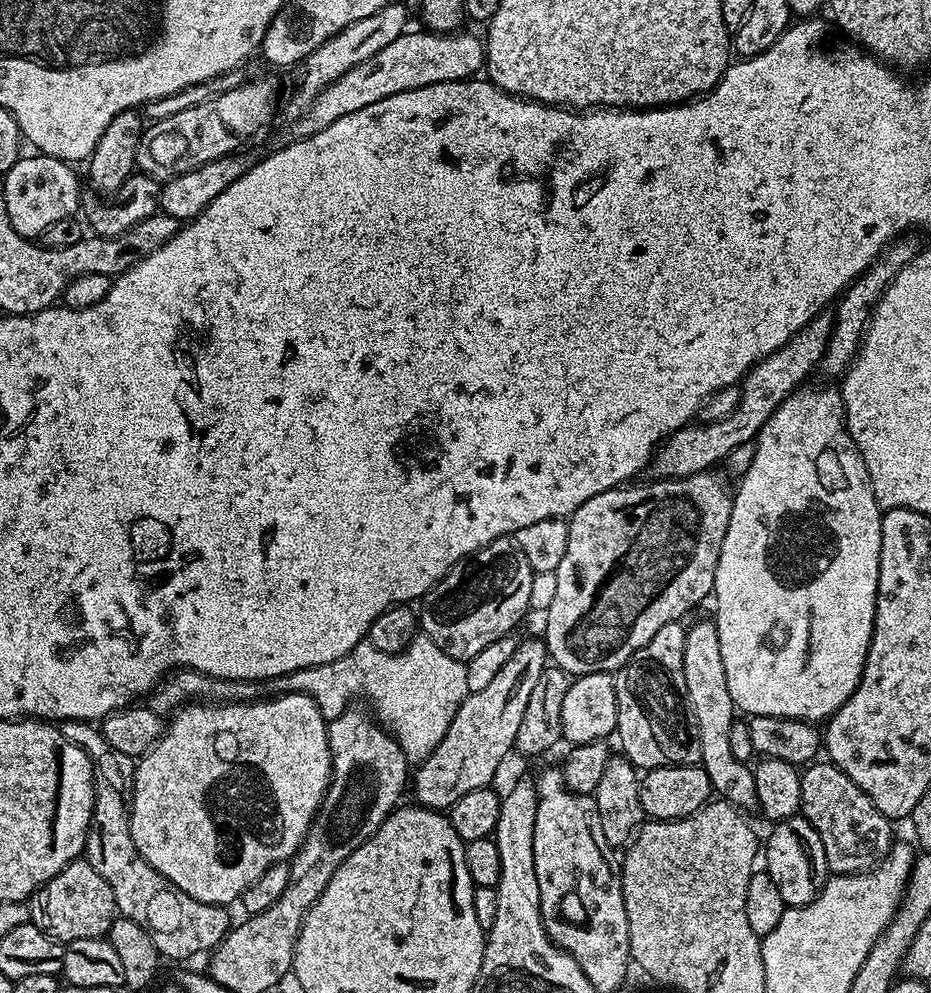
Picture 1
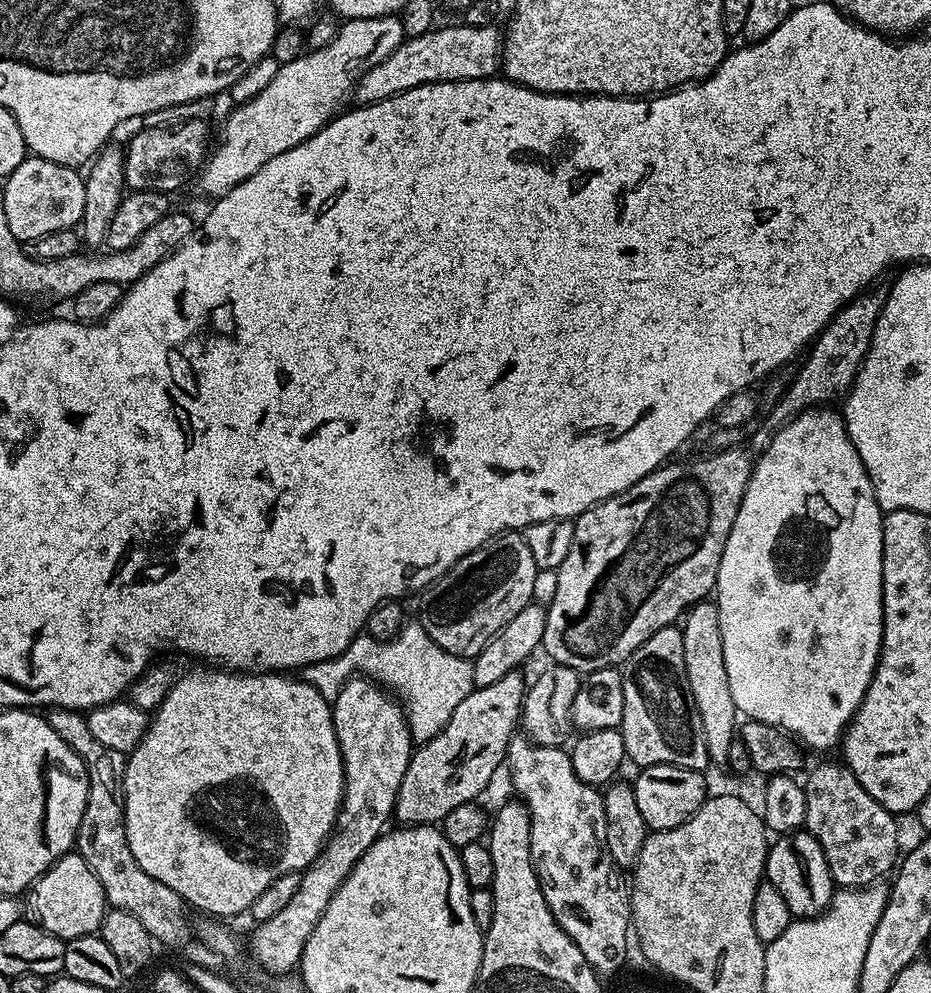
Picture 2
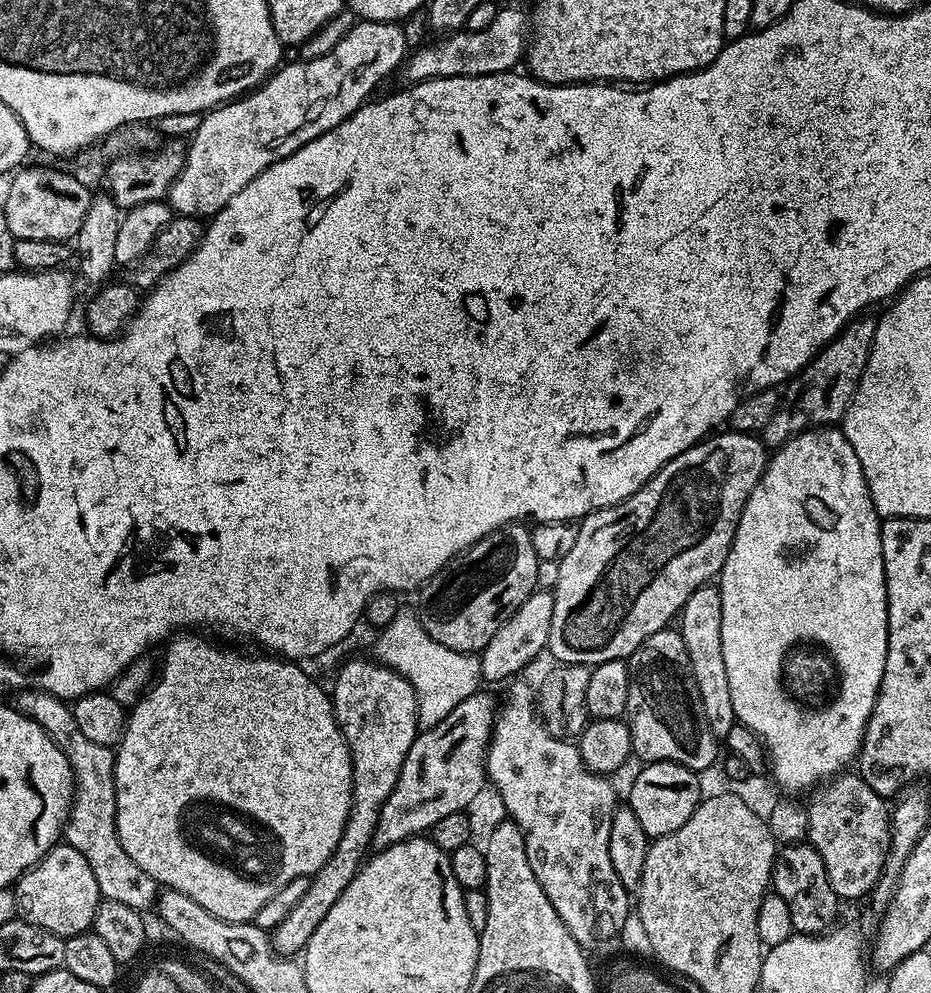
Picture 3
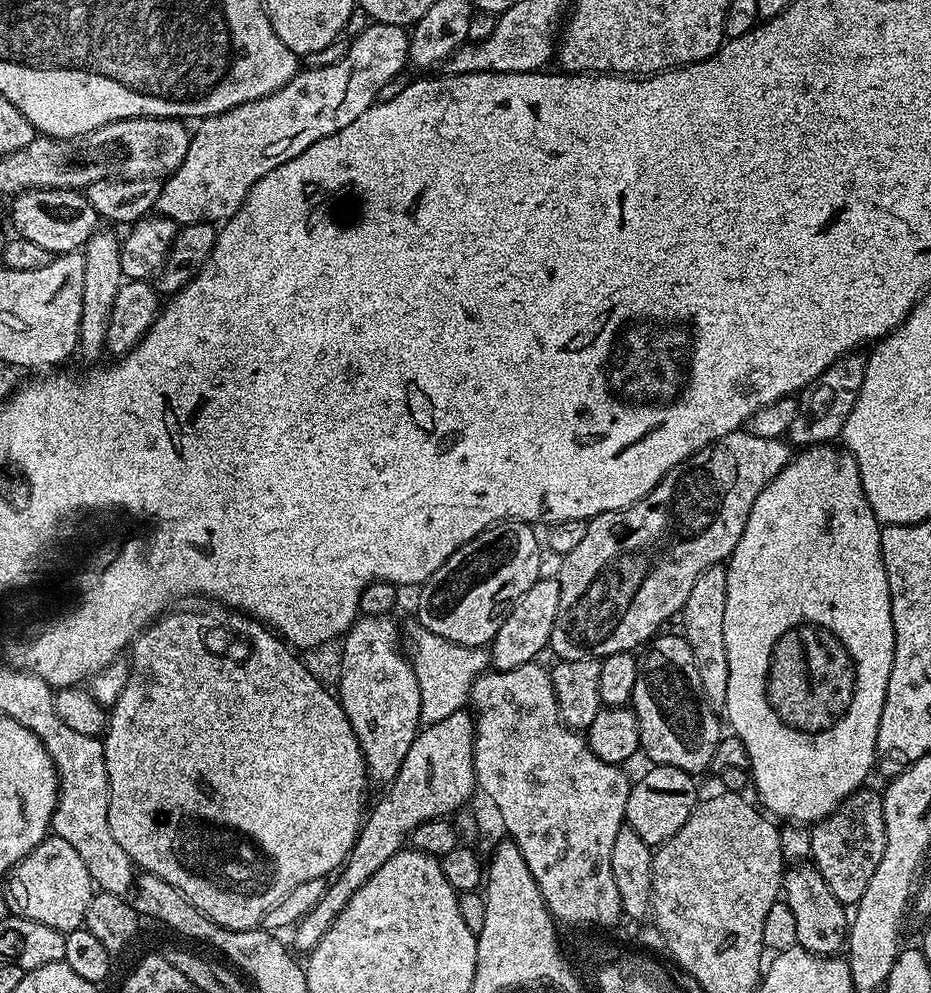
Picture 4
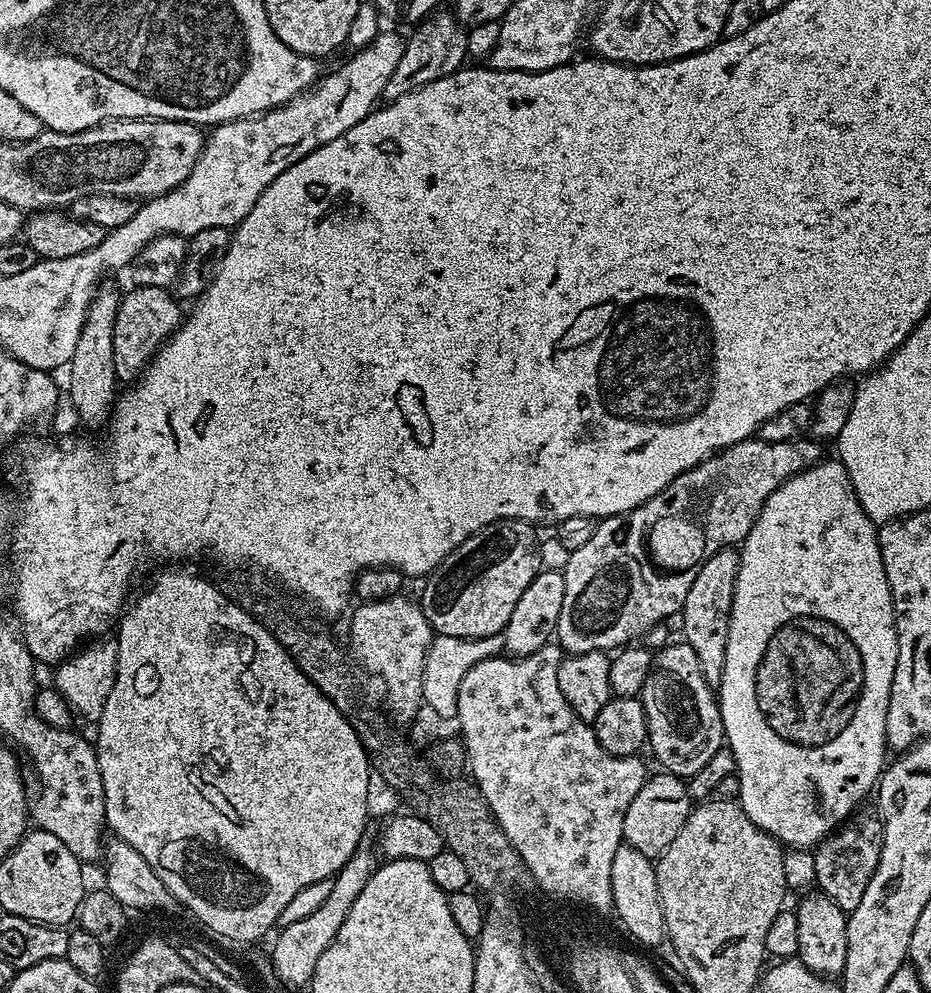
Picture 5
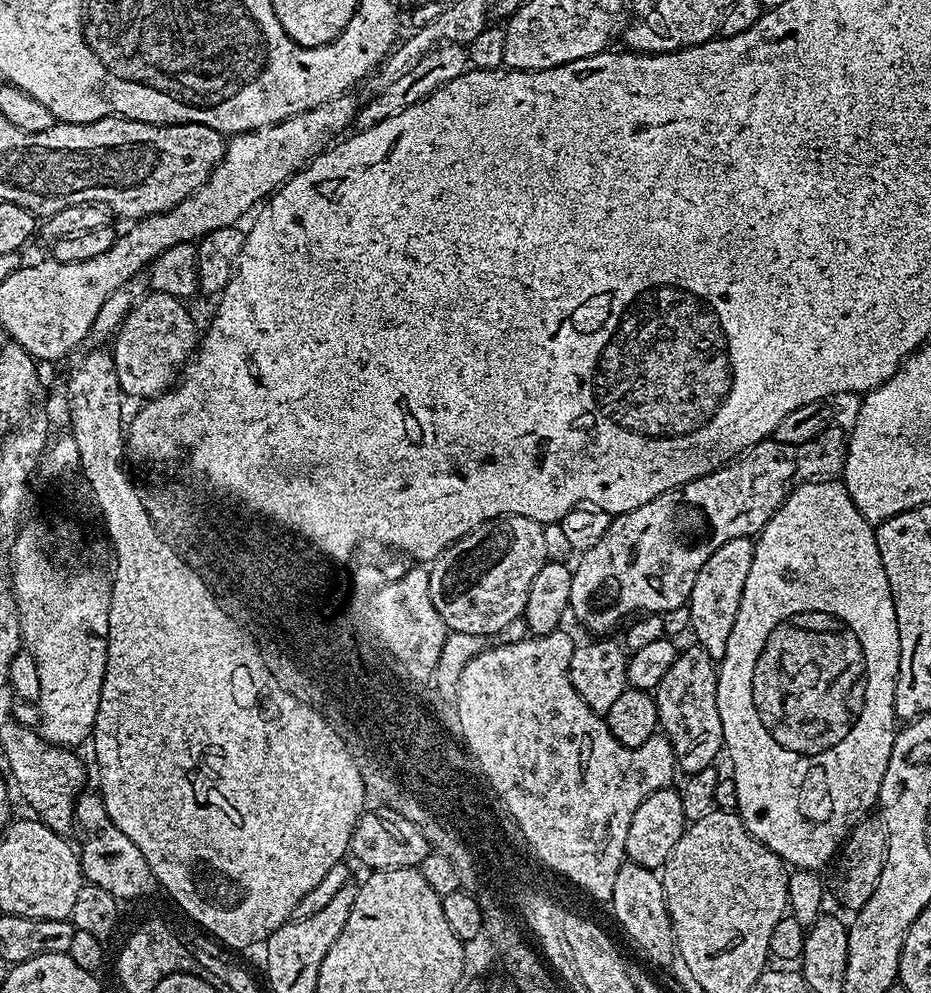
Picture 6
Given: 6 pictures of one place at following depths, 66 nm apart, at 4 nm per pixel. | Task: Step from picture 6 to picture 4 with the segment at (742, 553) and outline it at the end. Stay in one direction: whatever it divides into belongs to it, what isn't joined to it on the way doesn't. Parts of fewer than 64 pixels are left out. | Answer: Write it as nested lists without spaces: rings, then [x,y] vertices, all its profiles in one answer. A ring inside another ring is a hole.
[[[715,564],[702,574],[698,574],[698,582],[694,582],[690,590],[690,598],[686,598],[682,619],[684,628],[682,635],[694,653],[694,667],[698,670],[698,682],[702,682],[705,698],[713,709],[724,708],[726,694],[730,686],[730,662],[726,658],[726,630],[722,625],[726,623],[726,574],[724,564]]]

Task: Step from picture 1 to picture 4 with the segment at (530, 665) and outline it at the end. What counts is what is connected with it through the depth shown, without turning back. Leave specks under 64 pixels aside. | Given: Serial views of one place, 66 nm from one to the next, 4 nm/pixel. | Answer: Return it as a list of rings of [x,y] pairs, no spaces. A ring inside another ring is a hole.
[[[468,710],[455,712],[450,714],[450,718],[442,718],[442,722],[421,727],[410,750],[406,750],[406,758],[398,774],[385,791],[389,792],[373,808],[371,805],[365,815],[354,846],[339,874],[329,883],[326,894],[322,894],[322,902],[318,902],[318,906],[314,906],[314,910],[310,910],[310,914],[303,916],[291,929],[290,944],[297,953],[307,954],[314,946],[318,946],[322,934],[330,930],[334,918],[342,914],[346,902],[354,898],[358,889],[376,873],[378,866],[385,864],[394,853],[405,847],[406,837],[420,824],[451,817],[455,808],[463,809],[469,803],[478,788],[472,745],[475,741],[476,722],[473,713]]]

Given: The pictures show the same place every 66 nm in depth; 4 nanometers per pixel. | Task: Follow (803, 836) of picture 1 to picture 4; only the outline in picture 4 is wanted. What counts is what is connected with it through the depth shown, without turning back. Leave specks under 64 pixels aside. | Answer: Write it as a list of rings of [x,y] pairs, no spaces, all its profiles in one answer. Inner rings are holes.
[[[796,862],[784,873],[782,900],[790,906],[798,930],[797,945],[819,956],[835,956],[845,947],[850,923],[849,909],[826,886],[826,878],[811,862]]]

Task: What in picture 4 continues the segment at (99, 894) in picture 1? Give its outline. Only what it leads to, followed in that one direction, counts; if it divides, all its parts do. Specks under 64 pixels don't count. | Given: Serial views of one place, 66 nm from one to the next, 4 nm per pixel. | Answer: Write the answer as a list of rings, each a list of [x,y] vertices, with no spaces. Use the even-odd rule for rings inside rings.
[[[49,834],[13,866],[3,881],[2,891],[6,894],[6,906],[11,915],[42,922],[42,926],[54,926],[54,930],[67,934],[84,927],[86,906],[90,906],[94,885],[86,862],[78,858],[78,850],[74,850],[70,842]]]

